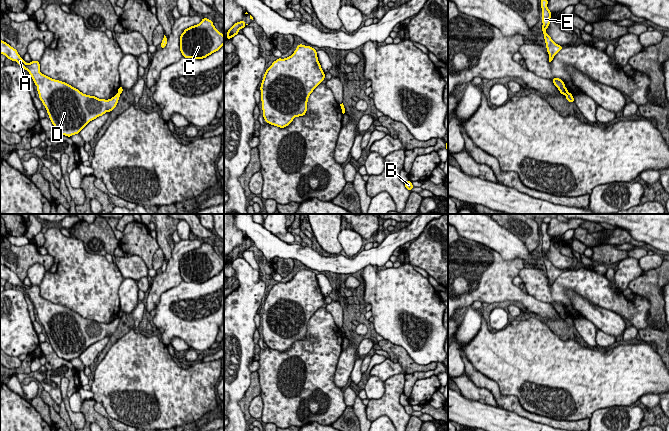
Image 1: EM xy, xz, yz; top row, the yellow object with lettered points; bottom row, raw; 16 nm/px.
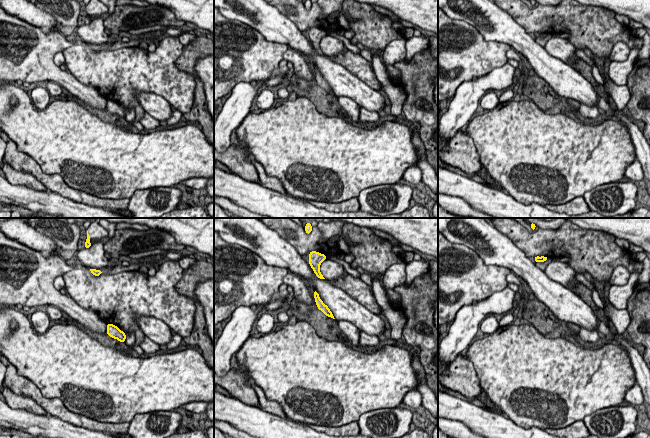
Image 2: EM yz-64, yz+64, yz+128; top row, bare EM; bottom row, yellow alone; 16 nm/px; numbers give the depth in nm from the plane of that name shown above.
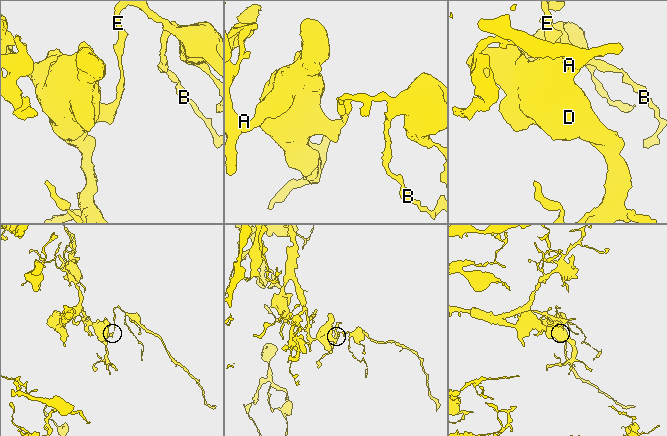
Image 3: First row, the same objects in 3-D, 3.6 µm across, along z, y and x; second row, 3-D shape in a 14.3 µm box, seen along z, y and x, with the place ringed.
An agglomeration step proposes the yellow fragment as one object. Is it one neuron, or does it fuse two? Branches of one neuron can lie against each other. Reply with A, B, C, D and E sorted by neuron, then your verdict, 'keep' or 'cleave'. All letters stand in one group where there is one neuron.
A D / B C E; cleave

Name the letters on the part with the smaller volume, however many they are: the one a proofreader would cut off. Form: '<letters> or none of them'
B, C, E

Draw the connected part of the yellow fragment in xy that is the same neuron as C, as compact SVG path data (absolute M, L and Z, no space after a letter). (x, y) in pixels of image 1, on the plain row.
M203 242L199 248L185 253L180 260L180 275L185 282L206 282L223 269L224 259L208 242Z

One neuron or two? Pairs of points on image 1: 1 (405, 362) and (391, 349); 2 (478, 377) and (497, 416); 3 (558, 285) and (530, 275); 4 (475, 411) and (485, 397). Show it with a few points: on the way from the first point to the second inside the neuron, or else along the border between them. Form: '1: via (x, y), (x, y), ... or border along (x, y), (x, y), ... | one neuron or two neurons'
1: via (402, 359), (394, 351) | one neuron
2: border along (499, 406), (521, 415) | two neurons
3: via (551, 289), (544, 289), (537, 282) | one neuron
4: border along (460, 393), (468, 399), (478, 400), (498, 407) | two neurons

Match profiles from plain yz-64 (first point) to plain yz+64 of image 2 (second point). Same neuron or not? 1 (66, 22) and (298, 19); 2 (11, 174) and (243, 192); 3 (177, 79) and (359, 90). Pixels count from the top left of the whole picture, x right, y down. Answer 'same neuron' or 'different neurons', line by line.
1: same neuron
2: different neurons
3: different neurons

